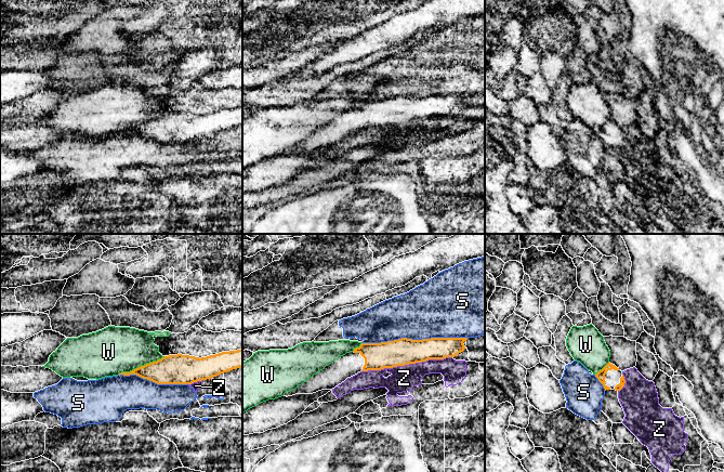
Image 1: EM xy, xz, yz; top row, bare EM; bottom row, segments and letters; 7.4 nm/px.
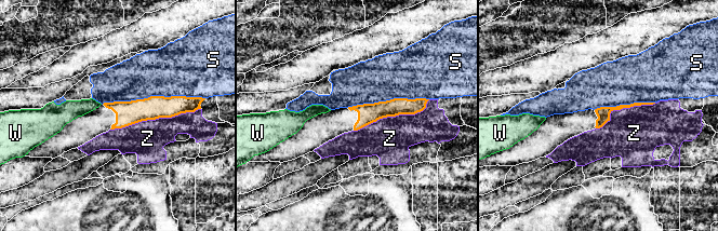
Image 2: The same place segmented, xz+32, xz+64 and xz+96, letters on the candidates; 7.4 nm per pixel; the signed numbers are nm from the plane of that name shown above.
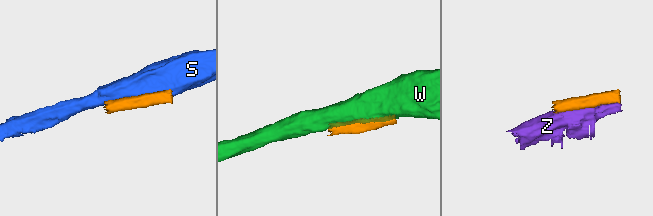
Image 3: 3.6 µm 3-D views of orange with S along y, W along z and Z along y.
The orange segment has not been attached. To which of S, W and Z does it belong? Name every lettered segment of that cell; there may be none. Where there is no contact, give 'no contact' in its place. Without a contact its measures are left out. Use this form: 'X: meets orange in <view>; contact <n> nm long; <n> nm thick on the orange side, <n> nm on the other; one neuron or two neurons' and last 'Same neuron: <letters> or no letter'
S: meets orange in xz; contact 800 nm long; 200 nm thick on the orange side, 400 nm on the other; two neurons
W: meets orange in xy; contact 380 nm long; 220 nm thick on the orange side, 360 nm on the other; two neurons
Z: meets orange in xz; contact 700 nm long; 200 nm thick on the orange side, 190 nm on the other; two neurons
Same neuron: no letter

